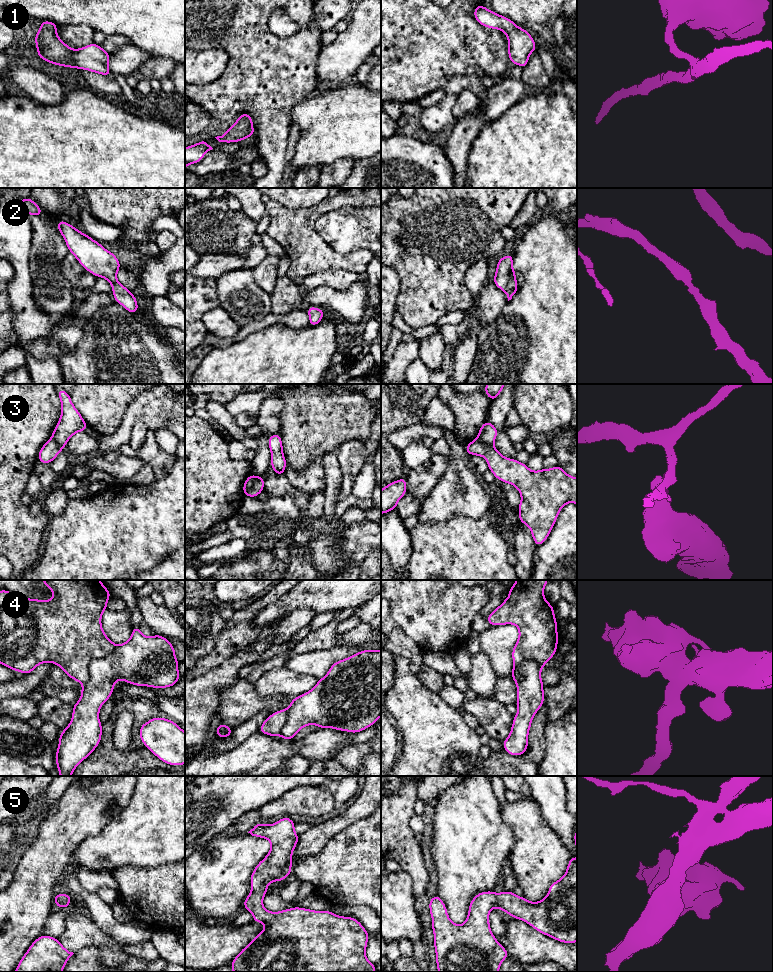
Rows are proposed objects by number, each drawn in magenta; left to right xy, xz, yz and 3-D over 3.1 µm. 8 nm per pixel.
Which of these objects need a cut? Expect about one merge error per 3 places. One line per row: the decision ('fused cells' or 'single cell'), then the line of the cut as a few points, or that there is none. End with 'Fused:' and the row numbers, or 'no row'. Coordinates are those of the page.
1: single cell | no cut
2: single cell | no cut
3: fused cells | xz (256, 476), (251, 488), (244, 495)
4: fused cells | xy (116, 645), (89, 664), (89, 678), (83, 684)
5: single cell | no cut
Fused: 3, 4

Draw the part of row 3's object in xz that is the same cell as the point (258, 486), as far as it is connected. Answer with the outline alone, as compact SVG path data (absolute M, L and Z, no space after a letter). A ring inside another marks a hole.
M256 476L256 479L251 489L246 493L245 496L256 498L264 490L265 479L261 476Z

